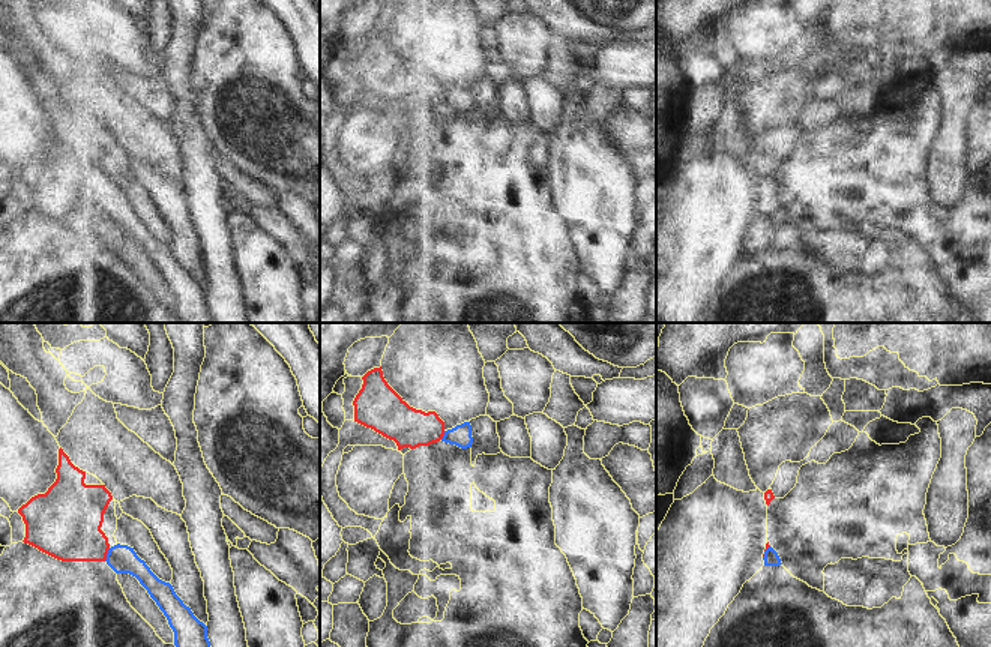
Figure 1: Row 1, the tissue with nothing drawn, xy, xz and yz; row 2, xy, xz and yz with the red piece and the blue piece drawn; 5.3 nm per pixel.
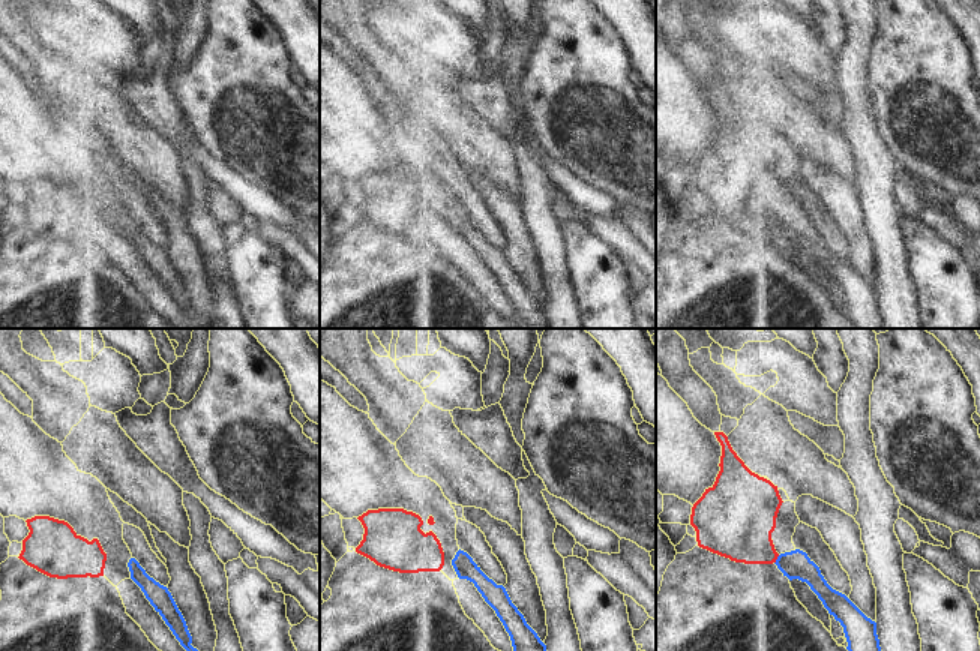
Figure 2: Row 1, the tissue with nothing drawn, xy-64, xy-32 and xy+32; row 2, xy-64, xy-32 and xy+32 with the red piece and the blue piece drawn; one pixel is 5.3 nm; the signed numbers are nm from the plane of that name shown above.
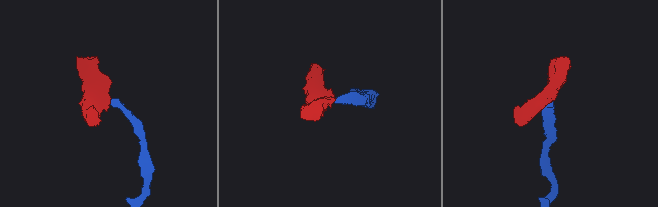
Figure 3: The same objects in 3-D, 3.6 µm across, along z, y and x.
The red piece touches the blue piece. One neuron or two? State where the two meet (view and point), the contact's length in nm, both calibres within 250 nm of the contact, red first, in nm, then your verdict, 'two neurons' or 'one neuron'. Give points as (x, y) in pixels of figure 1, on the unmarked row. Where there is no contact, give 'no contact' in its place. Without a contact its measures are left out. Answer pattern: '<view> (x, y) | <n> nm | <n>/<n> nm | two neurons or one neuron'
xy (107, 216) | 80 nm | 360/160 nm | two neurons

